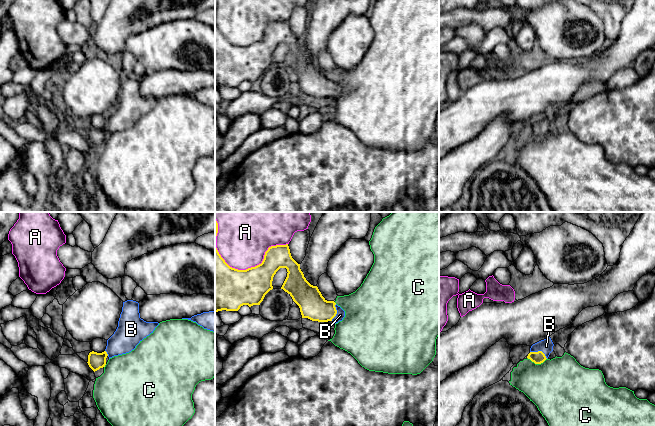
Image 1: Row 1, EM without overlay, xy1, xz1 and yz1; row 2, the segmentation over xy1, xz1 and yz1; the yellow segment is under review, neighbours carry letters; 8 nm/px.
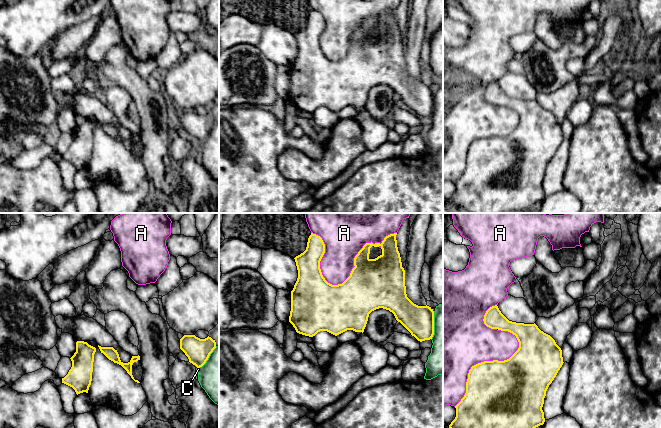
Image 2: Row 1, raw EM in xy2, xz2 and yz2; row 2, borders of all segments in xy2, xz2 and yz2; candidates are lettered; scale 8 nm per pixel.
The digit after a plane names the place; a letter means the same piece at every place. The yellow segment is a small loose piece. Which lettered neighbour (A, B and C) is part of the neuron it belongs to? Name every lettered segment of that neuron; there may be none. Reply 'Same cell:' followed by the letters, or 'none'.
Same cell: B

